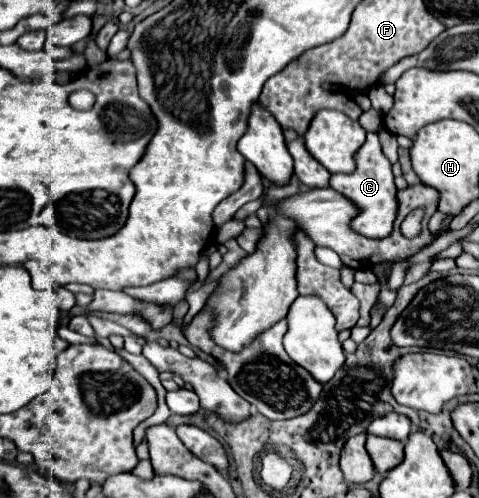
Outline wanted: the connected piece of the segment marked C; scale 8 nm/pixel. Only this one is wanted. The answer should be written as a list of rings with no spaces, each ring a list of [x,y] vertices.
[[[379,128],[377,132],[367,132],[367,140],[363,144],[363,148],[355,154],[355,172],[351,174],[333,174],[331,176],[331,188],[337,190],[339,194],[343,194],[345,198],[349,198],[357,208],[359,208],[359,214],[351,220],[351,228],[367,238],[385,238],[391,234],[391,228],[393,228],[393,222],[395,222],[395,216],[397,216],[397,188],[395,188],[395,182],[393,182],[393,172],[391,172],[391,162],[387,160],[387,156],[383,154],[381,150],[381,142],[379,142],[379,132],[383,128]]]

